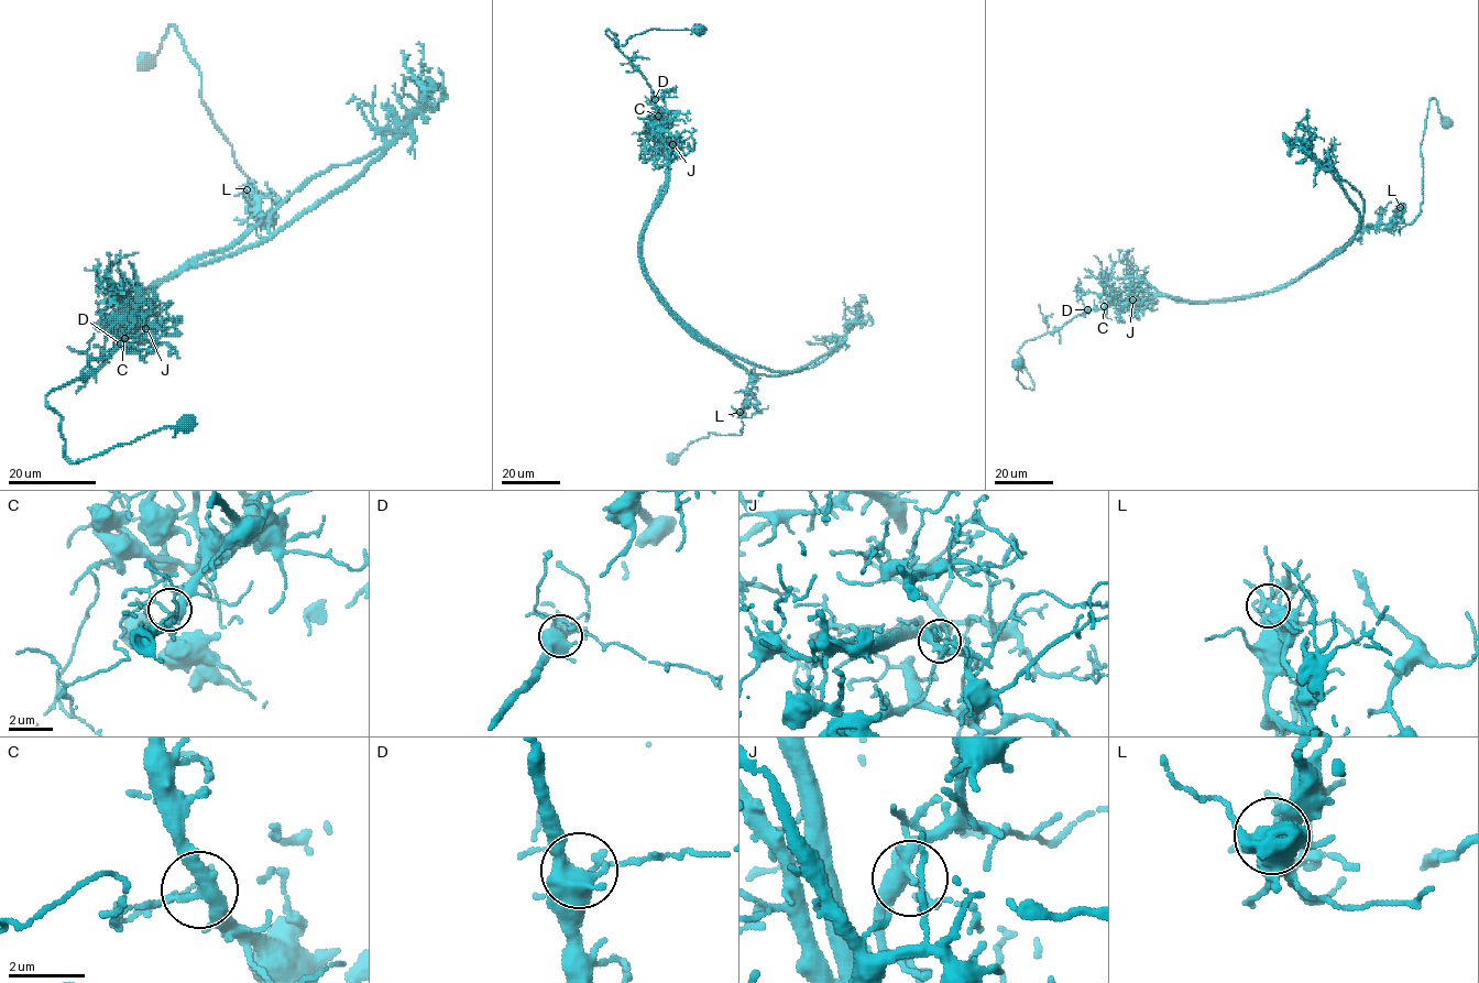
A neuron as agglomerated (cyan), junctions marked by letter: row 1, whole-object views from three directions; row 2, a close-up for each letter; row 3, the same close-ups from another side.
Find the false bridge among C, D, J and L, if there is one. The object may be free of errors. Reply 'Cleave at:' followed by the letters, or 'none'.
Cleave at: L

